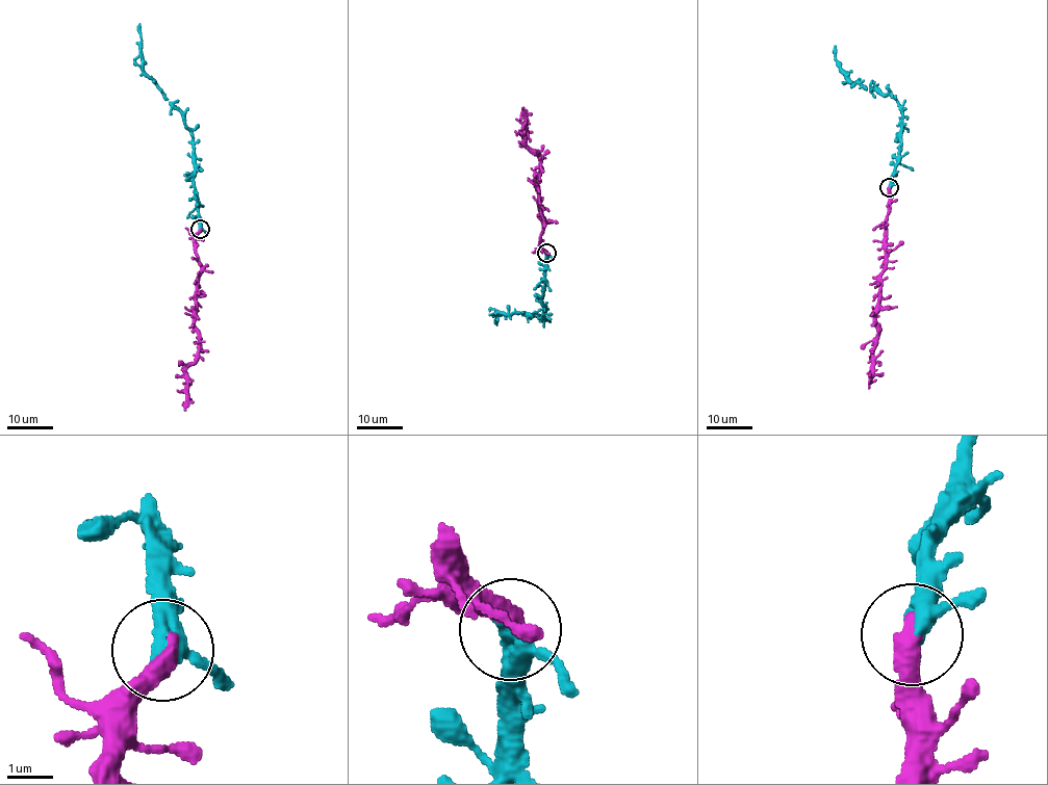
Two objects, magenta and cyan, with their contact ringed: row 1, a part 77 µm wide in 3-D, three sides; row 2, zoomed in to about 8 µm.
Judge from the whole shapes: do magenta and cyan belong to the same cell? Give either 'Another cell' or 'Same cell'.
Same cell

